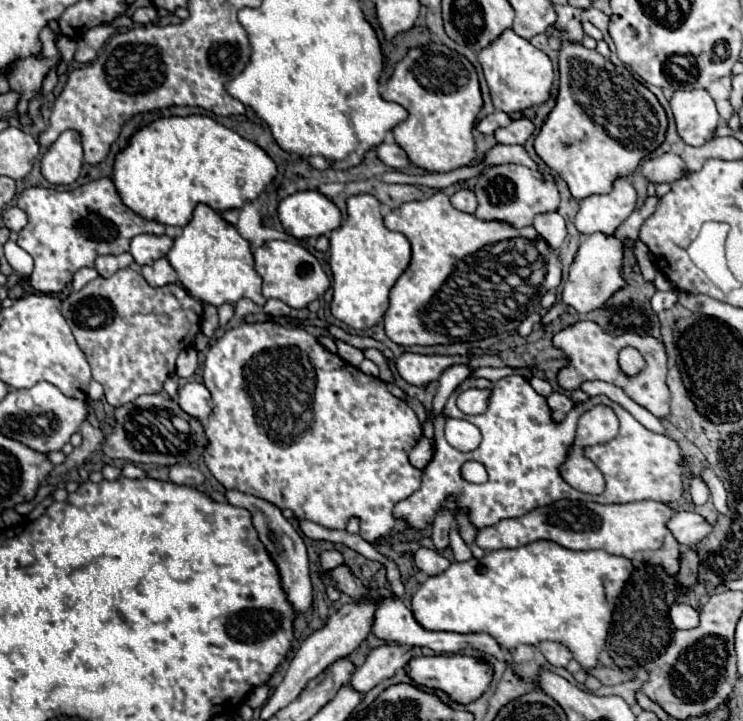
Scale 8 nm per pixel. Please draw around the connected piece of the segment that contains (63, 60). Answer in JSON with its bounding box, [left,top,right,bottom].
[56,37,76,75]

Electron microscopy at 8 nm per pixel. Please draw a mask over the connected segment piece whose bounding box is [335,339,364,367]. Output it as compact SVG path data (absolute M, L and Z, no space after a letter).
M335 339L335 342L338 348L338 355L347 363L357 367L364 360L364 354L362 350L354 348L353 346L341 340Z

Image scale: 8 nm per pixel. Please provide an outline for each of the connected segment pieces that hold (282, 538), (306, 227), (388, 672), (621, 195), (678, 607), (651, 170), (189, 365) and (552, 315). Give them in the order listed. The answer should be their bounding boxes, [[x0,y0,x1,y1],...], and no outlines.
[[224,489,312,613],[278,191,342,241],[350,645,414,693],[576,179,636,235],[670,601,698,629],[642,153,686,183],[176,347,198,379],[541,298,567,326]]

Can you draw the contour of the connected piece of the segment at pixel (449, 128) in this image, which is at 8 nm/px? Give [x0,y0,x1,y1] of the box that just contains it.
[382,43,482,173]

